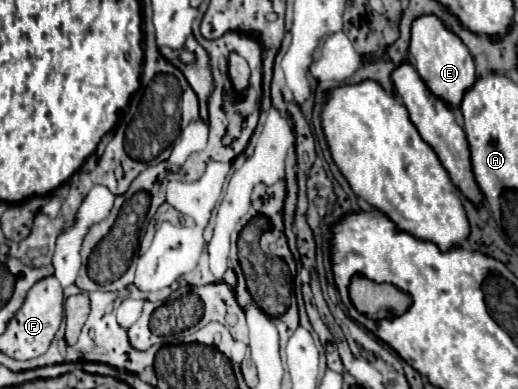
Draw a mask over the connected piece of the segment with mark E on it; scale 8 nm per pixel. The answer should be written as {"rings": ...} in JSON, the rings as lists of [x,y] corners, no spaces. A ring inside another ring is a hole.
{"rings":[[[420,16],[412,24],[410,56],[416,72],[426,82],[428,90],[452,110],[460,108],[460,96],[464,96],[464,92],[468,92],[468,88],[472,88],[472,84],[476,82],[474,60],[462,40],[448,32],[436,16]]]}

